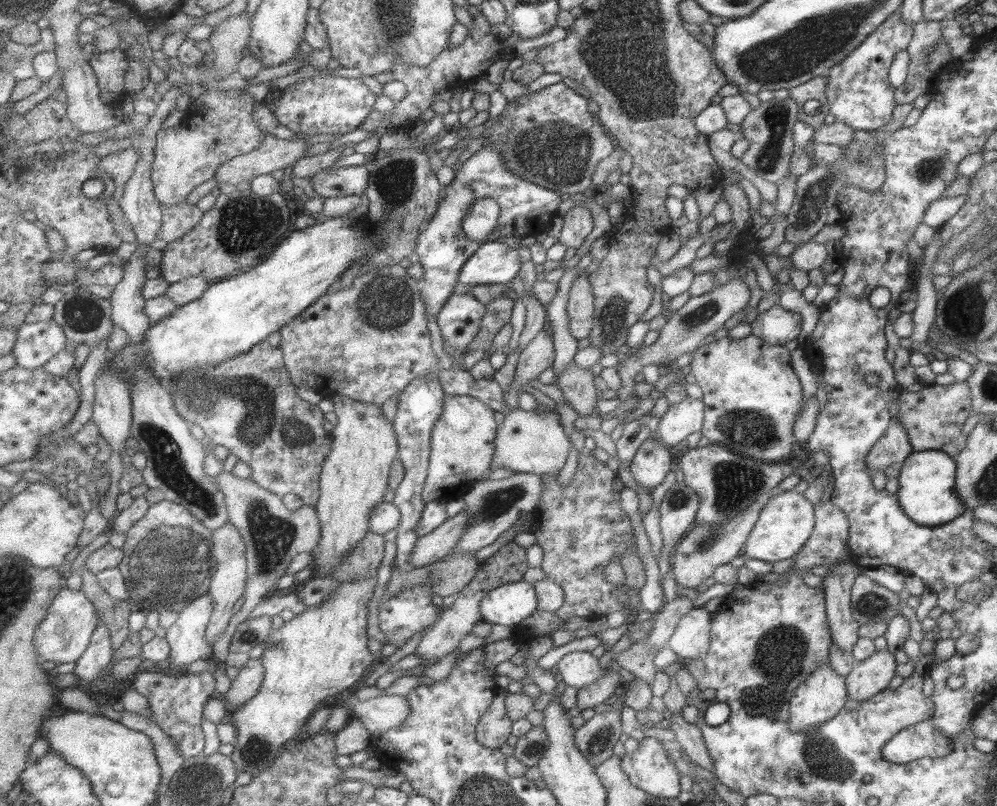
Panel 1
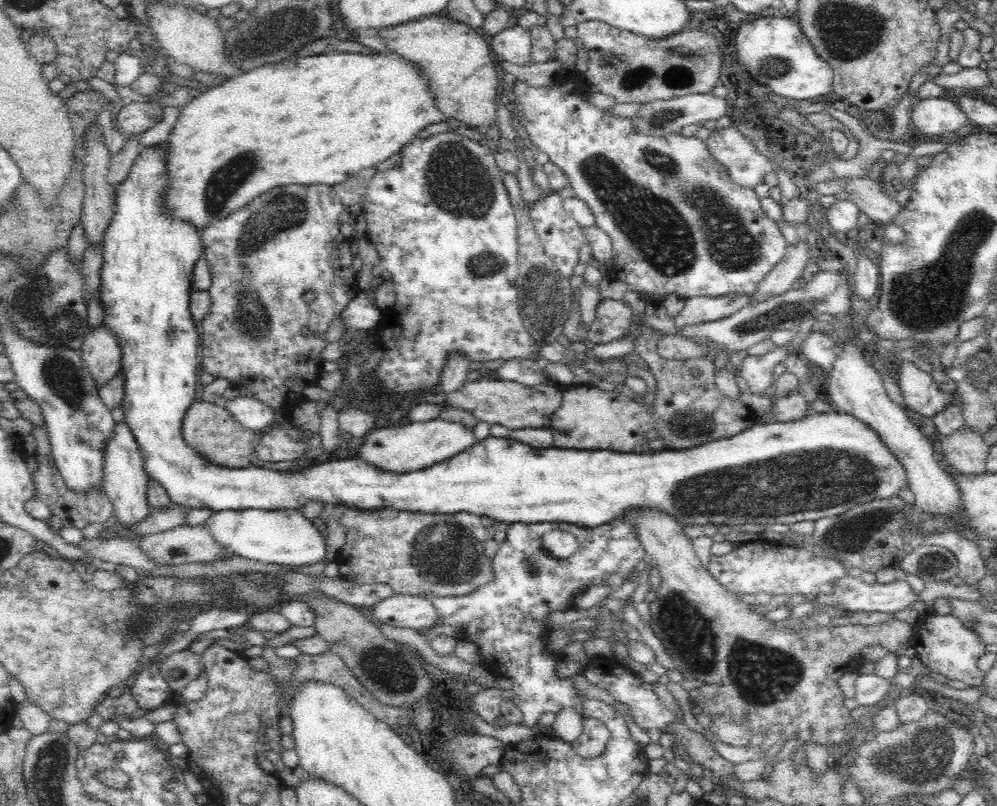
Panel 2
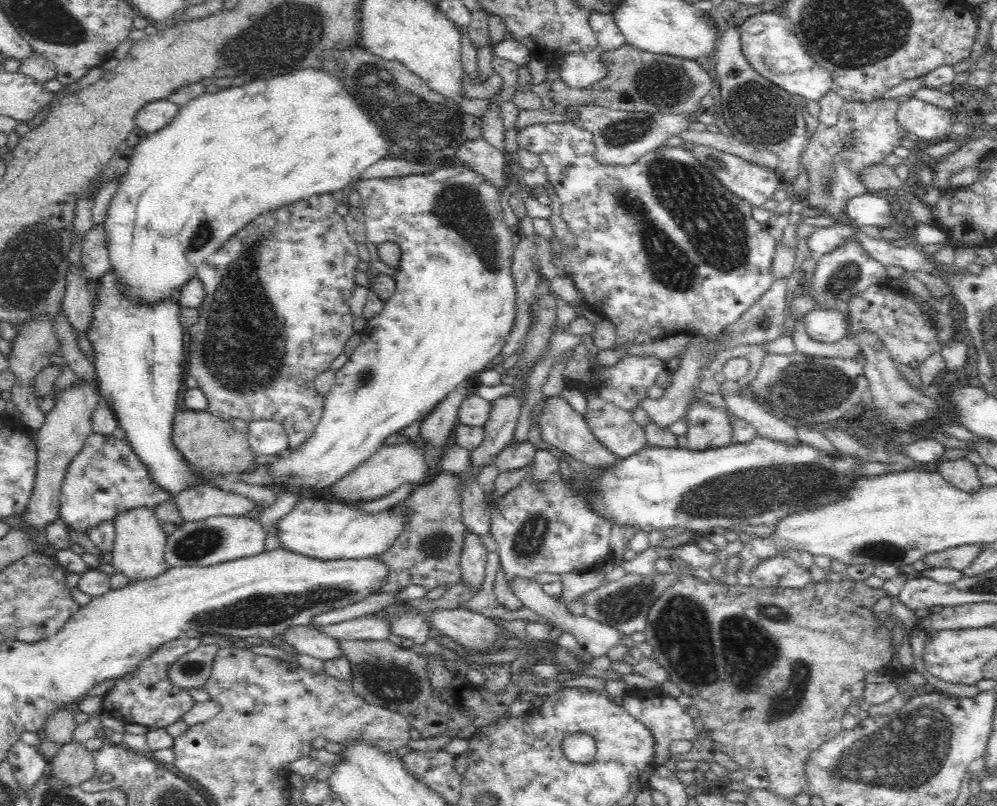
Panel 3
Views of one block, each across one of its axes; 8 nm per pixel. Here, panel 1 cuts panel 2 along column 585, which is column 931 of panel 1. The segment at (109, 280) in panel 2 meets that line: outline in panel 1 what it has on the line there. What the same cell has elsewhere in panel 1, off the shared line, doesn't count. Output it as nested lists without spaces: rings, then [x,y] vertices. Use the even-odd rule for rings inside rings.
[[[940,450],[930,451],[911,451],[911,454],[902,462],[901,469],[899,470],[899,476],[897,481],[899,487],[896,492],[897,500],[899,501],[899,507],[903,509],[903,513],[915,522],[915,524],[934,527],[940,524],[945,524],[950,520],[953,520],[955,516],[963,514],[966,508],[957,493],[955,492],[955,474],[957,465],[955,464],[954,458],[951,458],[948,454],[941,452]]]

